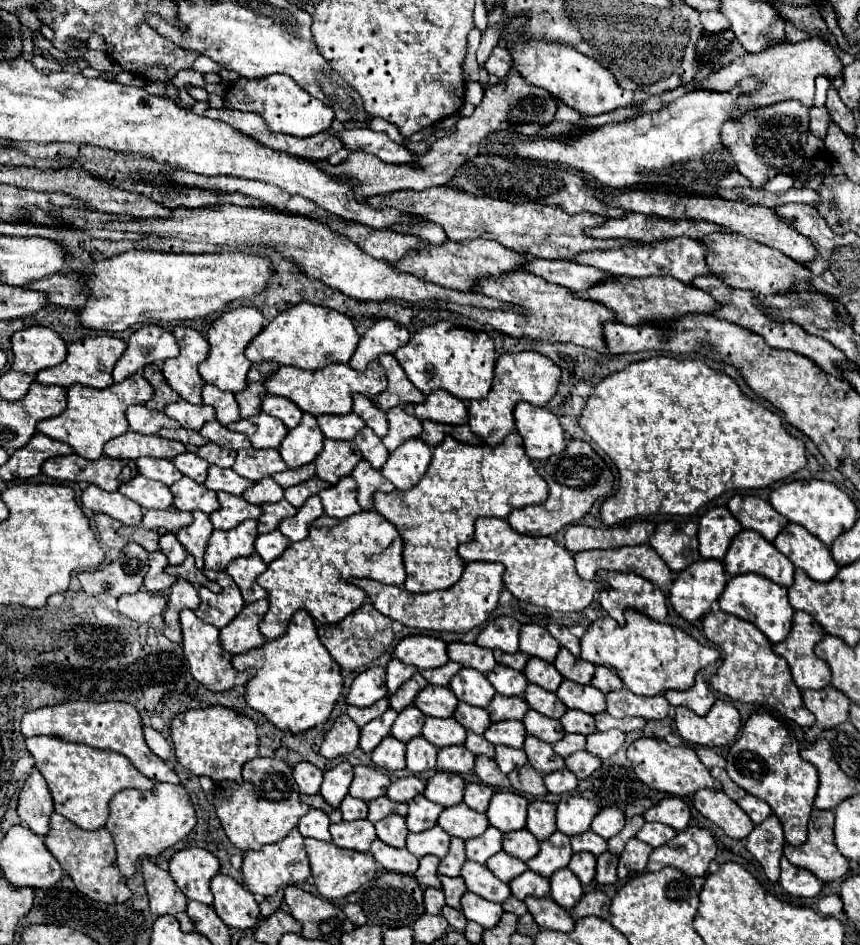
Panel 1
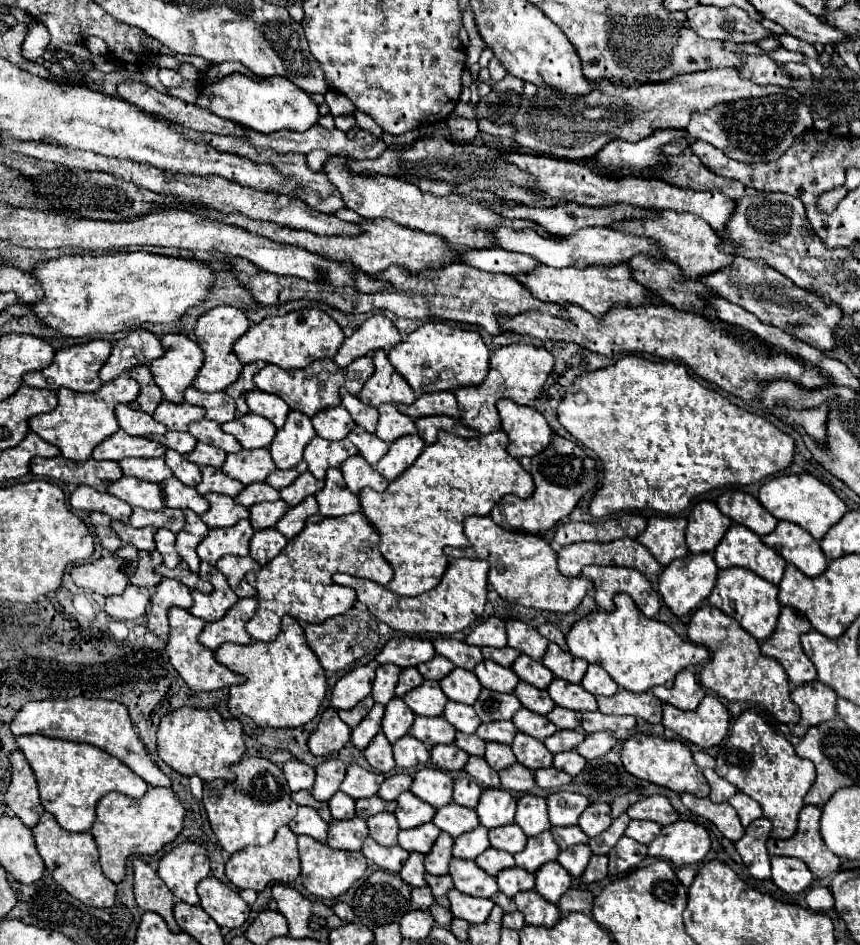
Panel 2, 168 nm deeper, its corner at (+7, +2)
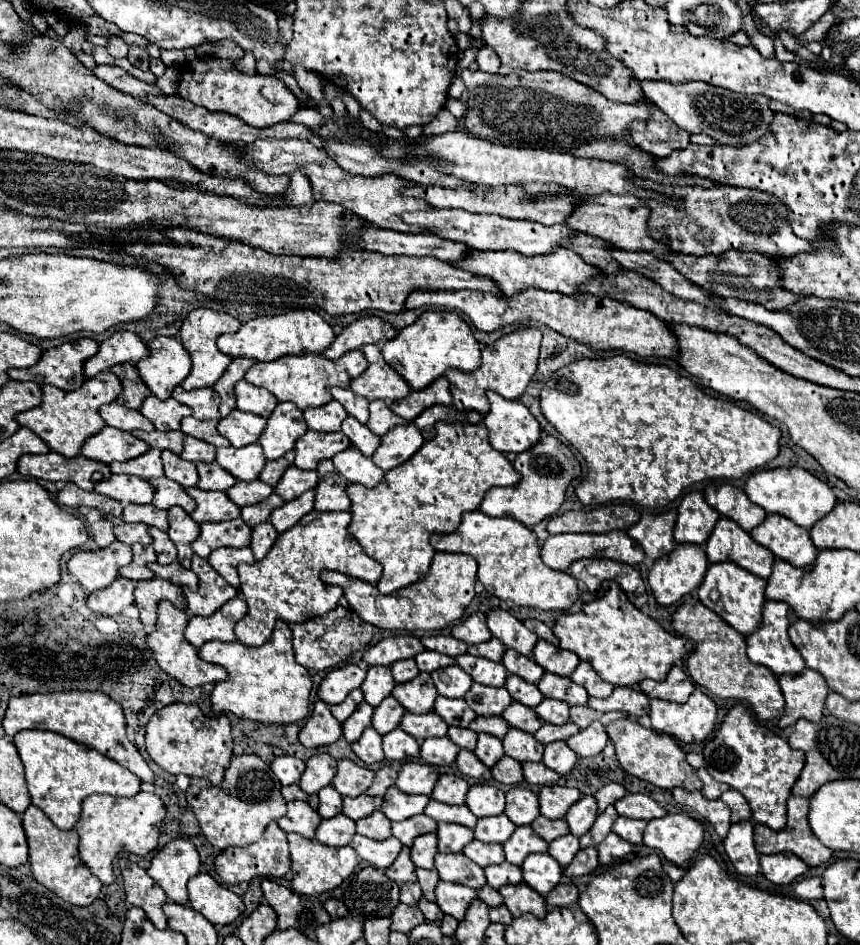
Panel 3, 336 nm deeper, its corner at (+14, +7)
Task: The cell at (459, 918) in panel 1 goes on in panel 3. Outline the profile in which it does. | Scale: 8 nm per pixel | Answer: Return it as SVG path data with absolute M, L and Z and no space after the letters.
M424 897L418 901L418 909L420 909L420 911L424 913L424 917L426 917L428 921L432 921L432 923L440 923L442 917L444 917L444 913L440 911L440 907L438 907L436 903L426 901Z

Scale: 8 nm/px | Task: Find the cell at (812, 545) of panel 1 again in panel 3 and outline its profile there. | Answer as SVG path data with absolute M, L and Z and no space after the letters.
M768 515L750 531L750 535L756 543L770 549L778 559L784 559L796 567L812 565L818 555L808 531L782 515Z

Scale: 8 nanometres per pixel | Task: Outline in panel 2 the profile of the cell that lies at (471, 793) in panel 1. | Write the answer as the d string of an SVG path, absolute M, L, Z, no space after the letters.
M459 778L455 780L453 788L453 802L465 806L465 808L475 808L481 796L481 786L471 780L471 778Z

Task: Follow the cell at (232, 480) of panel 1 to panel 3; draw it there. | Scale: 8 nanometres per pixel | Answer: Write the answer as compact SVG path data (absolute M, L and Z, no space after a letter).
M216 461L196 463L196 467L200 475L198 487L204 491L228 491L236 483L236 479L226 469L222 469Z

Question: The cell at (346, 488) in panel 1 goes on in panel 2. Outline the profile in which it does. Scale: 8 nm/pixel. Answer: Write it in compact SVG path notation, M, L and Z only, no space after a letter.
M339 468L327 470L325 488L321 492L317 492L315 498L319 502L319 512L327 518L331 518L331 516L337 518L337 516L345 516L345 514L353 514L353 512L361 510L359 498L349 492Z

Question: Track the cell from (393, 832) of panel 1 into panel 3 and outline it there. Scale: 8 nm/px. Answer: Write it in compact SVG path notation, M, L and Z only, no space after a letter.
M374 811L372 815L368 815L366 819L360 819L356 823L356 833L358 835L366 835L370 839L388 839L392 837L390 831L390 819L386 819L386 815L382 811Z

